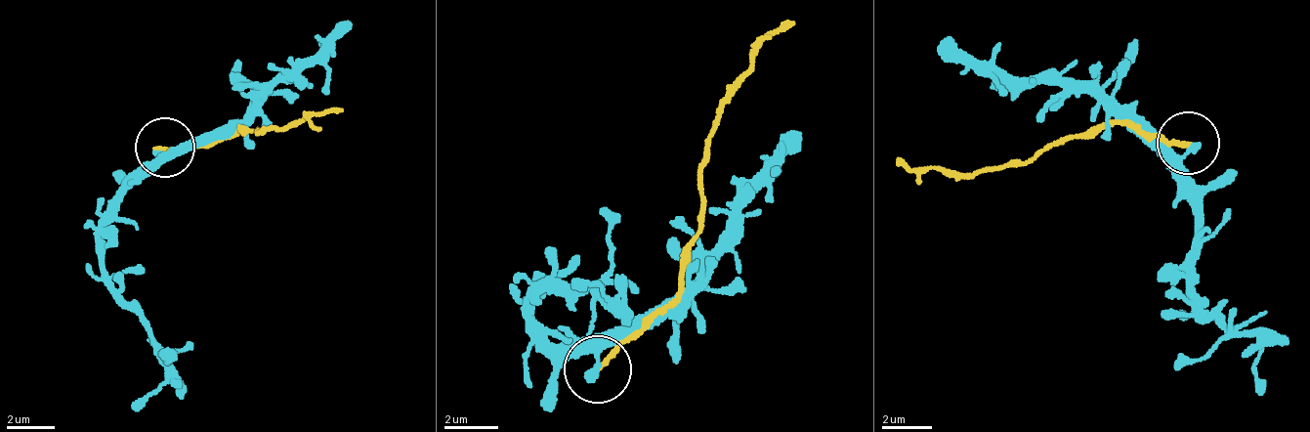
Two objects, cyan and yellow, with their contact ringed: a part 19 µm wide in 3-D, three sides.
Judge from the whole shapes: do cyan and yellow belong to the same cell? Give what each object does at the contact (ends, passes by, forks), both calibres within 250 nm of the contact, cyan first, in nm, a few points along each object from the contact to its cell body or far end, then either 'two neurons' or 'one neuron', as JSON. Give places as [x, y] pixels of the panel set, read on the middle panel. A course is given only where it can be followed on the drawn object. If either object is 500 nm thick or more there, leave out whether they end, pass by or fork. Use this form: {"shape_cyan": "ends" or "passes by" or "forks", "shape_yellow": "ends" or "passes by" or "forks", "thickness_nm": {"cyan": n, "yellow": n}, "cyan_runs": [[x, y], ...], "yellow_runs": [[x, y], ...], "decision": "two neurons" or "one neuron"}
{"shape_cyan": "ends", "shape_yellow": "ends", "thickness_nm": {"cyan": 320, "yellow": 220}, "cyan_runs": [[599, 369], [567, 342], [553, 346], [528, 318], [529, 289], [551, 280], [607, 302], [574, 282]], "yellow_runs": [[599, 369], [681, 287], [681, 255], [702, 228], [703, 143], [732, 83], [793, 21]], "decision": "two neurons"}

